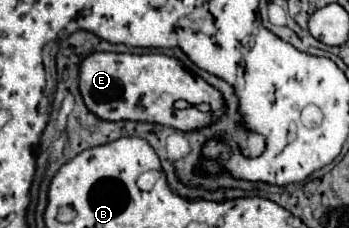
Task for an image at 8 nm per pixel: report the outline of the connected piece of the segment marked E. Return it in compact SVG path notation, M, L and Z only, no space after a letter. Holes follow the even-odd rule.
M92 53L82 61L80 69L80 93L86 101L86 107L106 121L150 121L174 127L178 131L196 131L208 127L212 123L210 113L198 111L196 105L210 103L212 111L218 111L226 105L222 93L208 85L202 77L184 69L184 65L176 57L144 53ZM136 101L144 103L144 109L136 107ZM176 101L186 101L190 107L176 109Z

